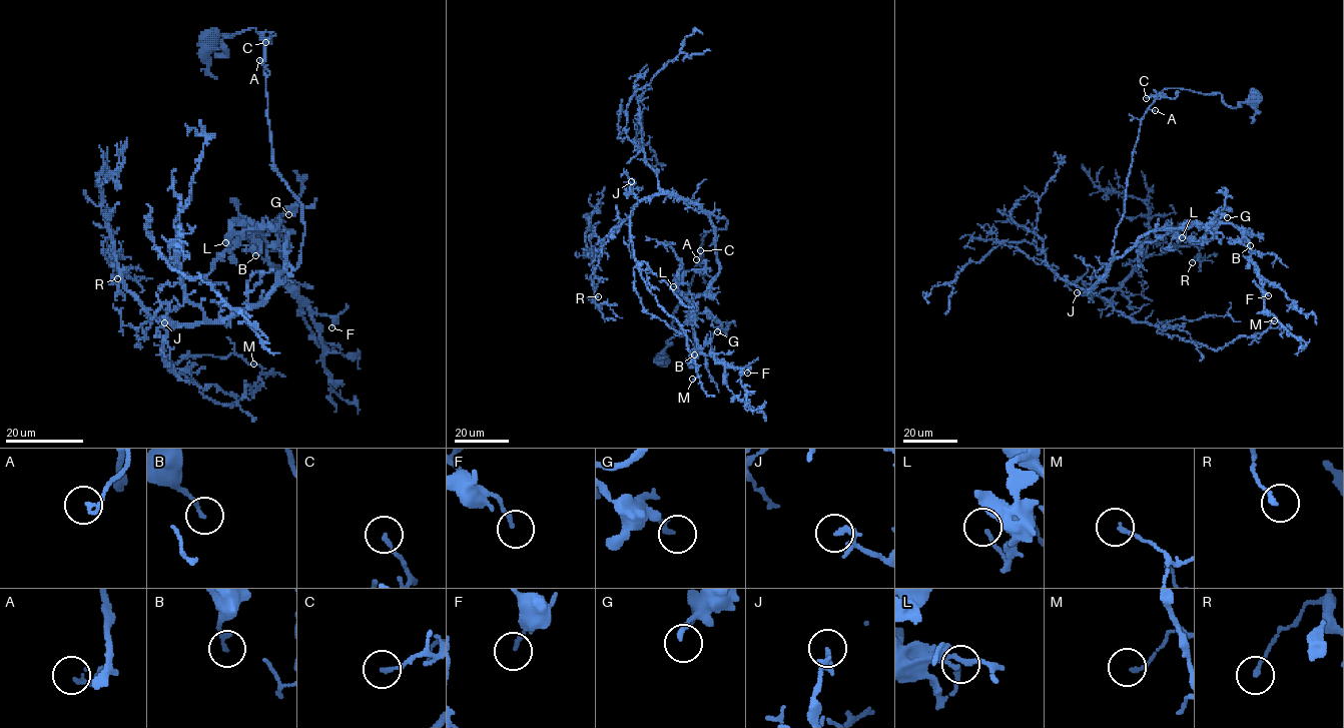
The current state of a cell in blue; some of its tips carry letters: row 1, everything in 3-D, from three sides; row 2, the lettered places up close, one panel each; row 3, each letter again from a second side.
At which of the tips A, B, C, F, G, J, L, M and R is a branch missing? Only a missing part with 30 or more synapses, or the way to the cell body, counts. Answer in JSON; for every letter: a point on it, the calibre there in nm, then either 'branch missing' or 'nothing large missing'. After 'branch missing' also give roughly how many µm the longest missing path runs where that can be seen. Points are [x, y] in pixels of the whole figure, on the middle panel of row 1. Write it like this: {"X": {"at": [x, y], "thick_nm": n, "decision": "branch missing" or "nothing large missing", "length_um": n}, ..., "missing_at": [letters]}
{"A": {"at": [696, 259], "thick_nm": 160, "decision": "nothing large missing"}, "B": {"at": [694, 354], "thick_nm": 190, "decision": "nothing large missing"}, "C": {"at": [700, 250], "thick_nm": 140, "decision": "nothing large missing"}, "F": {"at": [747, 373], "thick_nm": 150, "decision": "nothing large missing"}, "G": {"at": [717, 331], "thick_nm": 200, "decision": "nothing large missing"}, "J": {"at": [631, 181], "thick_nm": 200, "decision": "nothing large missing"}, "L": {"at": [673, 286], "thick_nm": 160, "decision": "nothing large missing"}, "M": {"at": [692, 379], "thick_nm": 150, "decision": "nothing large missing"}, "R": {"at": [598, 296], "thick_nm": 170, "decision": "nothing large missing"}, "missing_at": []}

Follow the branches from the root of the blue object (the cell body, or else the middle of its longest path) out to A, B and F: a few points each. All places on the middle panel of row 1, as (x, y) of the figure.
A: (663, 357), (664, 349), (671, 343), (667, 341), (674, 334), (674, 309), (688, 290), (701, 252), (696, 259)
B: (663, 357), (702, 238), (728, 223), (711, 213), (719, 274), (694, 299), (694, 354)
F: (663, 357), (702, 238), (728, 223), (711, 213), (719, 274), (694, 299), (694, 339), (702, 353), (747, 373)

